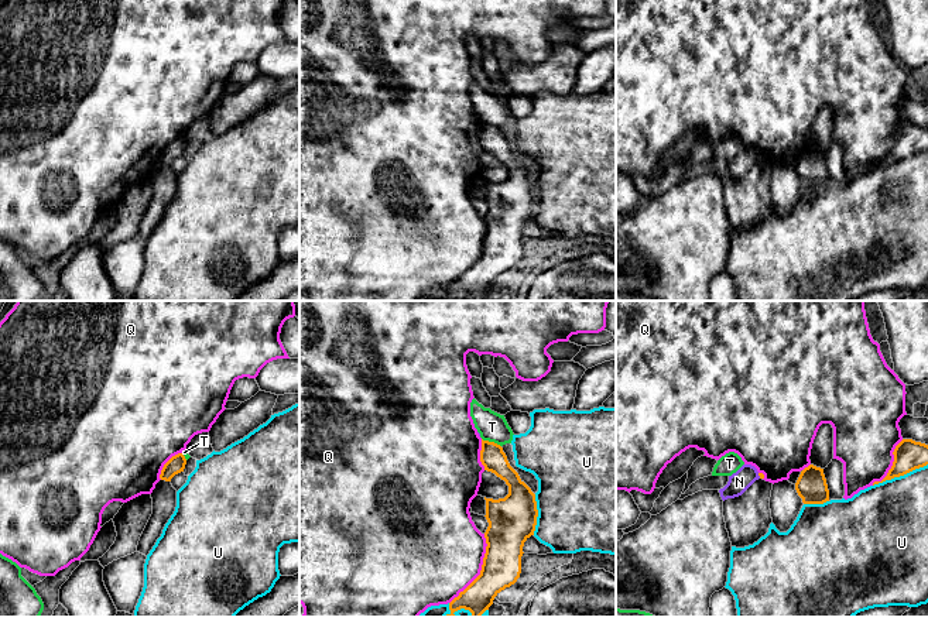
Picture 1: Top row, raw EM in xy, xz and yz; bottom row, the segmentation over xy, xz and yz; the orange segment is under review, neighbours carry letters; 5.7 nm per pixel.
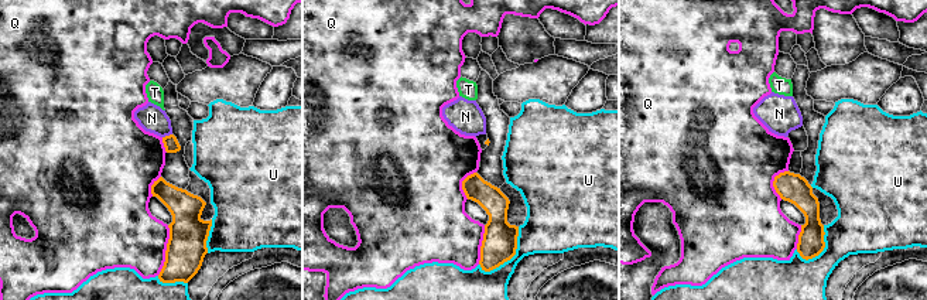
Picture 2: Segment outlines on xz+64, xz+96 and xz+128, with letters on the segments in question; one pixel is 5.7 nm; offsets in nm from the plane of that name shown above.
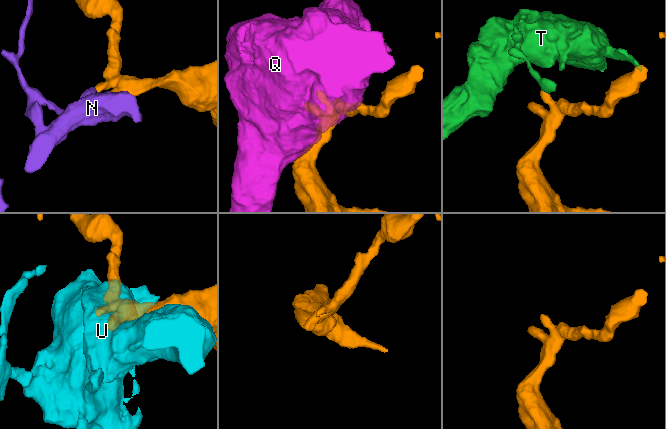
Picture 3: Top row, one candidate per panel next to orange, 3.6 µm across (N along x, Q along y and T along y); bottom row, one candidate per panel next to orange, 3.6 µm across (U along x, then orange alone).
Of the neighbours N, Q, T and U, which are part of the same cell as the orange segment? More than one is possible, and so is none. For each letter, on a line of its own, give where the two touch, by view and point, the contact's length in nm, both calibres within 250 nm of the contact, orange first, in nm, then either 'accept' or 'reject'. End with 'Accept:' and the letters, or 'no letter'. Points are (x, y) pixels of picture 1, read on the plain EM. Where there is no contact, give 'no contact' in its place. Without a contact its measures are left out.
N: yz (759, 158) | 40 nm | 30/120 nm | reject
Q: xz (482, 253) | 440 nm | 220/480 nm | reject
T: xz (492, 126) | 120 nm | 140/160 nm | reject
U: yz (900, 158) | 340 nm | 180/420 nm | reject
Accept: no letter

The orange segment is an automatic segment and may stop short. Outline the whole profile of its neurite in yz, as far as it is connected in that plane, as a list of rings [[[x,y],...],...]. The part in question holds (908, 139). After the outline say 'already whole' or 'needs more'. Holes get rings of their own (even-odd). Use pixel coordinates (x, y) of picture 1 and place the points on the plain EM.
[[[903,123],[894,133],[894,145],[887,160],[881,165],[874,165],[874,168],[883,167],[886,164],[891,164],[894,161],[904,160],[915,152],[924,151],[928,148],[928,128],[915,126],[912,123]]]; already whole

